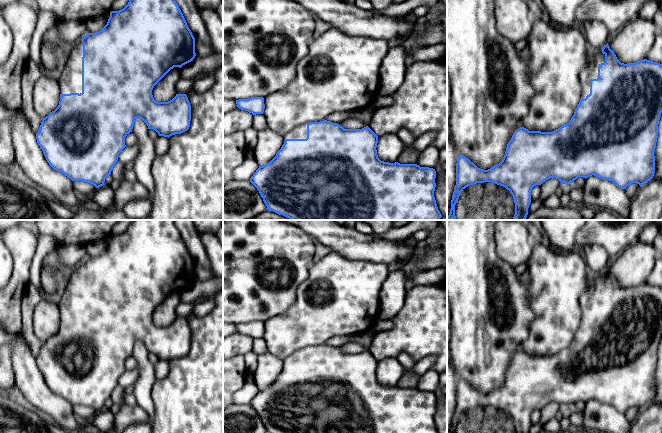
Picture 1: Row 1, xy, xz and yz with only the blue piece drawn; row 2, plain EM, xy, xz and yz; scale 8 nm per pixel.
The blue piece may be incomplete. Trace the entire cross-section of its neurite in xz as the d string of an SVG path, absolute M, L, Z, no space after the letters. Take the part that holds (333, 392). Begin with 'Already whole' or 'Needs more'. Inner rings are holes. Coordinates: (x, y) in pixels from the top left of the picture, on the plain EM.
Needs more. M327 344L299 349L283 360L283 369L276 380L266 389L259 390L250 406L257 412L267 433L438 433L434 421L436 395L417 388L400 388L381 385L377 379L378 360L368 351L344 353Z

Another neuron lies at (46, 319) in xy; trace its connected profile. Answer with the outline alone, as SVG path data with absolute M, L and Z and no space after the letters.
M46 296L37 303L33 315L33 331L41 342L54 335L60 325L60 313L57 300Z

